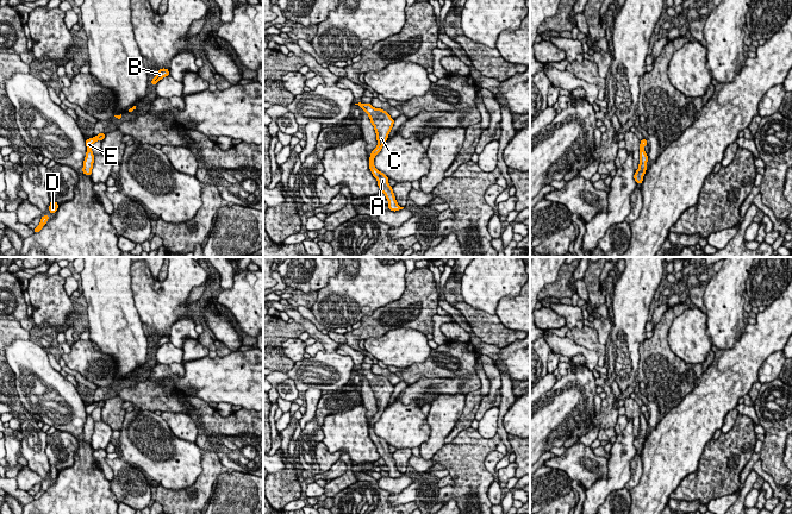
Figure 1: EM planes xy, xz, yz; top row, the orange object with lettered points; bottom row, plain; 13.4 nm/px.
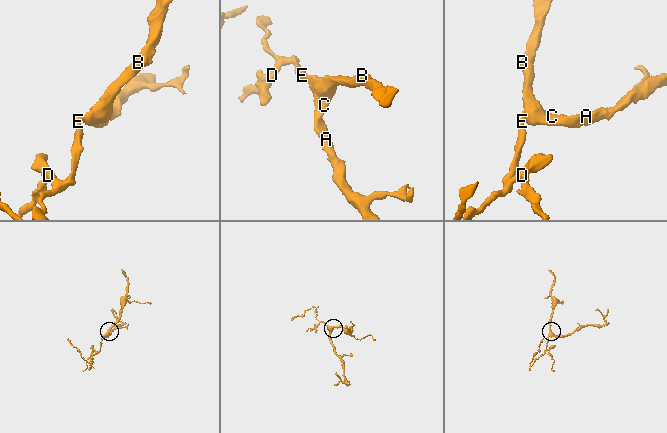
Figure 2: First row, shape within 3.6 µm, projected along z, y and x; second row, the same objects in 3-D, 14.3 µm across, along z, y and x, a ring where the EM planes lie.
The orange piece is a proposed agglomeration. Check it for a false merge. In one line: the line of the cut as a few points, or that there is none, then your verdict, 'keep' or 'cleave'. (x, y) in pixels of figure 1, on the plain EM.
no cut; keep

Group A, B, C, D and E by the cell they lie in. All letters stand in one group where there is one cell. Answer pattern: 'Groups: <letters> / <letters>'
Groups: A B C D E

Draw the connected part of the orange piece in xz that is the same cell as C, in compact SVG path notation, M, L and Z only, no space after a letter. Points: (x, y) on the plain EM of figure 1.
M358 369L355 371L358 371L368 381L376 400L378 413L369 422L369 437L378 446L379 456L385 460L385 464L388 468L388 476L393 478L400 477L404 474L399 472L395 468L393 456L388 450L389 445L382 438L379 438L374 432L374 425L381 418L385 408L387 407L388 401L394 391L394 386L392 386L385 376L375 375L372 372L372 370Z

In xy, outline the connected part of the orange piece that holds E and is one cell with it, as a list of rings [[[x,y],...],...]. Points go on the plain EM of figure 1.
[[[101,399],[101,400],[99,400],[98,402],[93,403],[93,405],[86,406],[87,419],[86,419],[86,424],[83,426],[83,434],[82,434],[82,439],[85,441],[92,443],[92,435],[93,435],[93,430],[94,430],[94,420],[93,420],[91,413],[96,407],[104,407],[105,402],[106,402],[106,400]]]

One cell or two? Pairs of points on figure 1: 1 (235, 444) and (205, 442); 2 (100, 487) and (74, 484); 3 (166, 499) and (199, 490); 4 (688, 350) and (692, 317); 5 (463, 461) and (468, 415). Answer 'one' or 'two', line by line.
1: one
2: one
3: one
4: one
5: two

